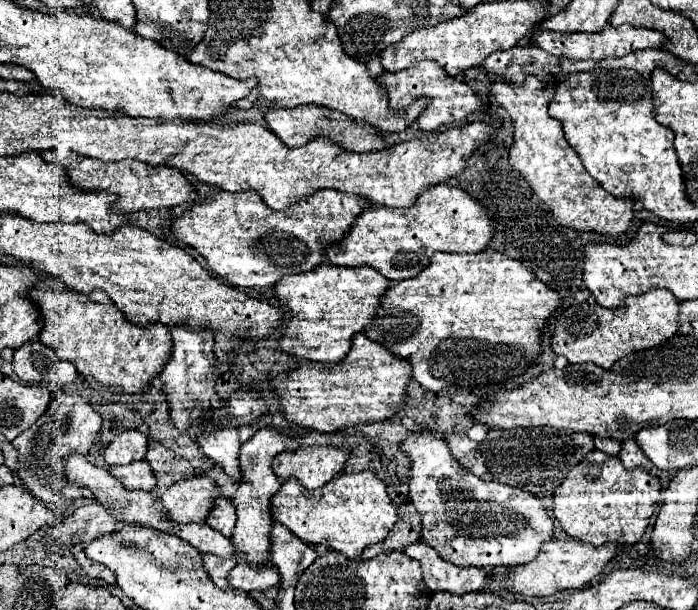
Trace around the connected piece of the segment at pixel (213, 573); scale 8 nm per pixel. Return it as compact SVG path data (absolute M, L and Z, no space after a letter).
M206 553L202 555L202 559L204 559L204 567L206 567L210 579L214 581L214 585L218 585L218 587L224 589L224 591L232 591L234 587L228 585L226 575L228 575L230 569L236 565L236 561L234 561L234 559L218 559L216 555L206 555Z

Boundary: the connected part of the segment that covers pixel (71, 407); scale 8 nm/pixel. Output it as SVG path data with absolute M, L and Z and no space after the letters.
M60 395L60 397L52 399L48 409L44 411L44 415L30 429L20 433L12 441L12 445L18 449L20 461L22 461L22 463L18 463L18 471L16 471L16 477L20 479L18 485L22 485L36 499L46 501L46 503L60 501L60 493L72 501L80 498L94 500L94 494L87 487L68 483L68 479L62 473L62 467L64 467L64 455L68 455L72 451L88 453L88 449L92 447L92 443L100 431L100 425L102 425L102 417L92 409L92 405L84 397Z

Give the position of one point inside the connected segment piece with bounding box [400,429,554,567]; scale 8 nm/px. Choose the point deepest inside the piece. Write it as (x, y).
(469, 521)

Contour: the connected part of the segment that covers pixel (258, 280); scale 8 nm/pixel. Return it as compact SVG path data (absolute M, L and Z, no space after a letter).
M250 189L236 193L216 191L210 199L184 211L170 231L178 241L200 253L216 277L234 287L250 287L264 295L286 273L306 273L322 265L324 247L342 239L366 207L370 207L366 199L332 189L318 189L284 211L272 211Z

